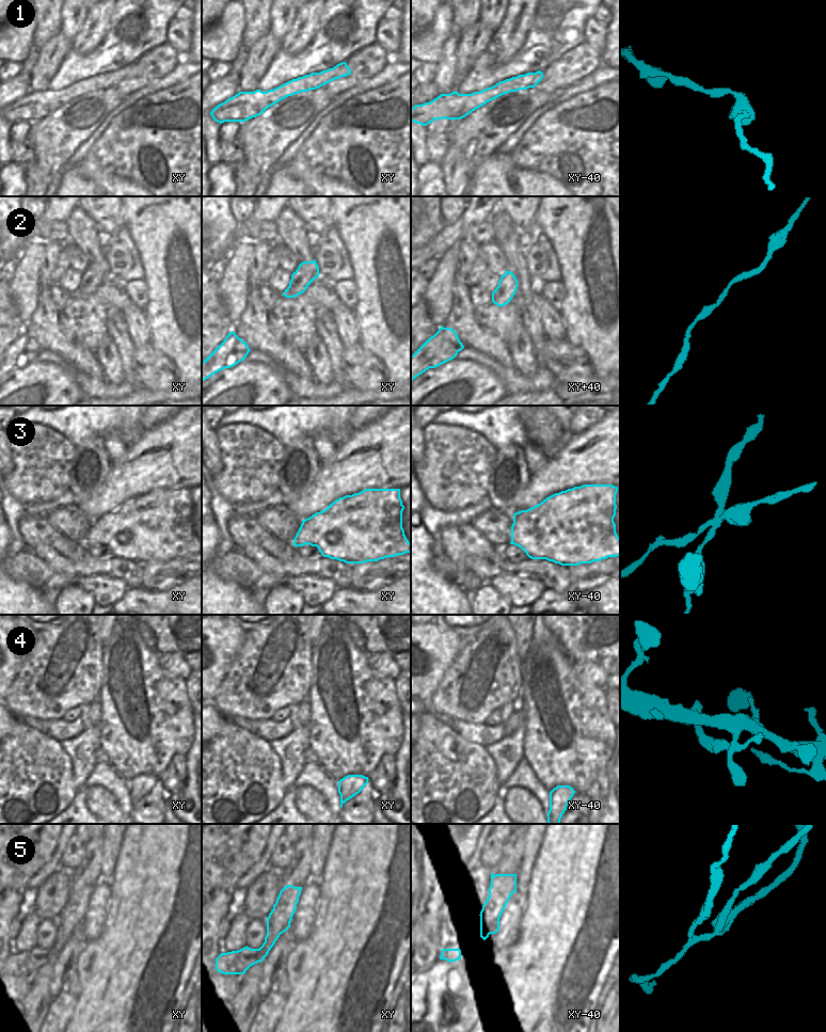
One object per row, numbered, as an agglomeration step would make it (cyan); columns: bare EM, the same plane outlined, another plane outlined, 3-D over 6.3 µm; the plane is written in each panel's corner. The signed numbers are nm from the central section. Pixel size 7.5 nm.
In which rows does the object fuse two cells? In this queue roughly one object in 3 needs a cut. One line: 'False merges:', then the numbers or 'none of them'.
False merges: 3, 5

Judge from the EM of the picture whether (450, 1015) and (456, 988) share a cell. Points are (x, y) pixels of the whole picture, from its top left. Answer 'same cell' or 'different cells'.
same cell

